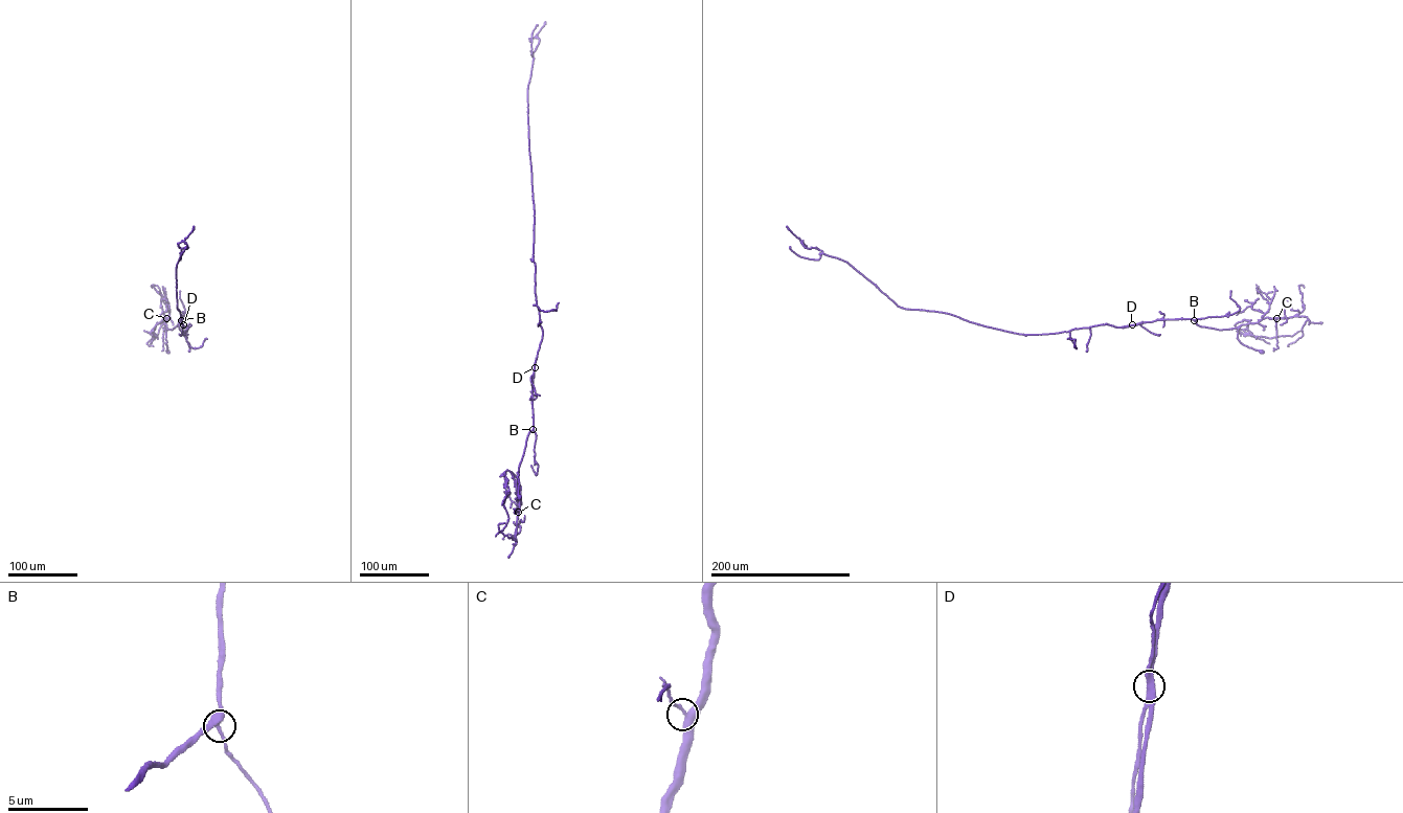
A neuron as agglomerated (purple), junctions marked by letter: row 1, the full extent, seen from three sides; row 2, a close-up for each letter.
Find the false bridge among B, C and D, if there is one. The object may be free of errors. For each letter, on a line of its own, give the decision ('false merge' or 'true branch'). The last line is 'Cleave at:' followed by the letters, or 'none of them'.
B: true branch
C: true branch
D: false merge
Cleave at: D

